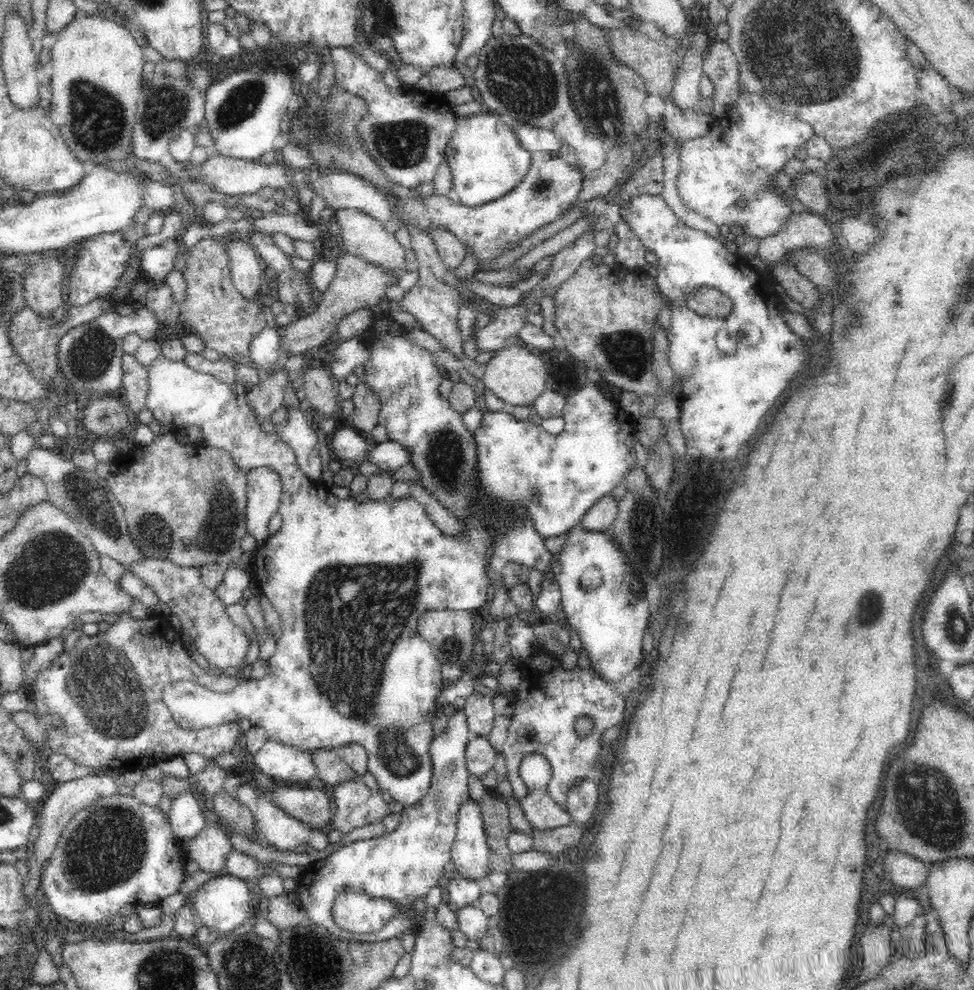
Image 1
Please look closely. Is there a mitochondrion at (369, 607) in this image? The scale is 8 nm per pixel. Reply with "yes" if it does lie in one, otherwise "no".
yes

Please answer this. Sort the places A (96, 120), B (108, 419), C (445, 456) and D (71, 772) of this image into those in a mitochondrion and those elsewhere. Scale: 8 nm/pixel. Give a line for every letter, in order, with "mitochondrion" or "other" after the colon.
A: mitochondrion
B: mitochondrion
C: mitochondrion
D: other

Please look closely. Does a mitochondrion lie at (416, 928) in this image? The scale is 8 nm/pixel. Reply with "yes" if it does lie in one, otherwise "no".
no

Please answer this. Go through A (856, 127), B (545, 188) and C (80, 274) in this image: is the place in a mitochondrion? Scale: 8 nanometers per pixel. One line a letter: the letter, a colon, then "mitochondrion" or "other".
A: other
B: mitochondrion
C: other

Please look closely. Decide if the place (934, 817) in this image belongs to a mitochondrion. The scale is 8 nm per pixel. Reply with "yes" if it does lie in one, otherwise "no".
yes

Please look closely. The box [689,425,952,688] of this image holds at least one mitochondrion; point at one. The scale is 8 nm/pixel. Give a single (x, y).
(871, 607)

